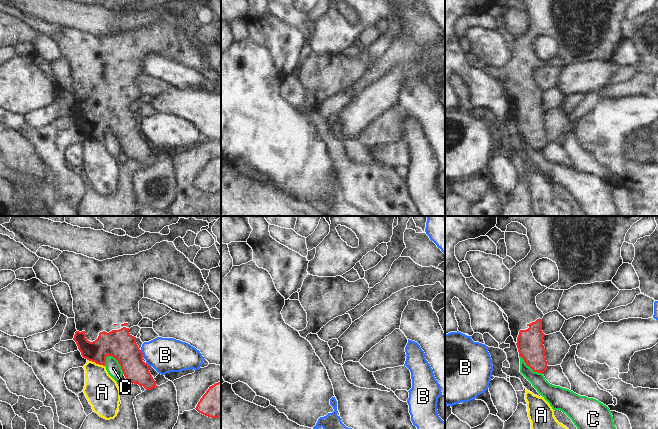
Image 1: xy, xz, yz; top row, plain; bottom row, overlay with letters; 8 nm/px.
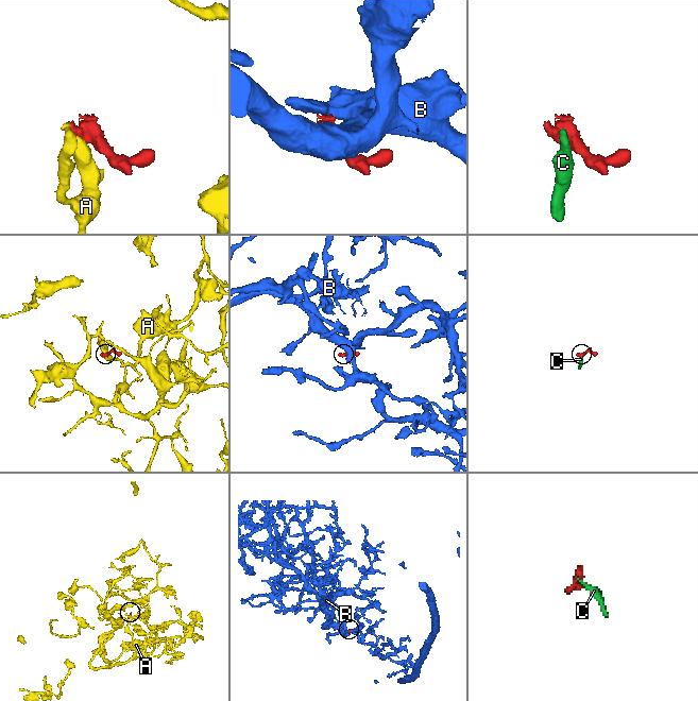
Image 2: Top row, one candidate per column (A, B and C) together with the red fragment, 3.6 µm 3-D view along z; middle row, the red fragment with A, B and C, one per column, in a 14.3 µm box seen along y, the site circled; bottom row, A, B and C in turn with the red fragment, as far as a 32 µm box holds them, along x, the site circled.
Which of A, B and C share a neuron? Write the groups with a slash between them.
A / B / C

